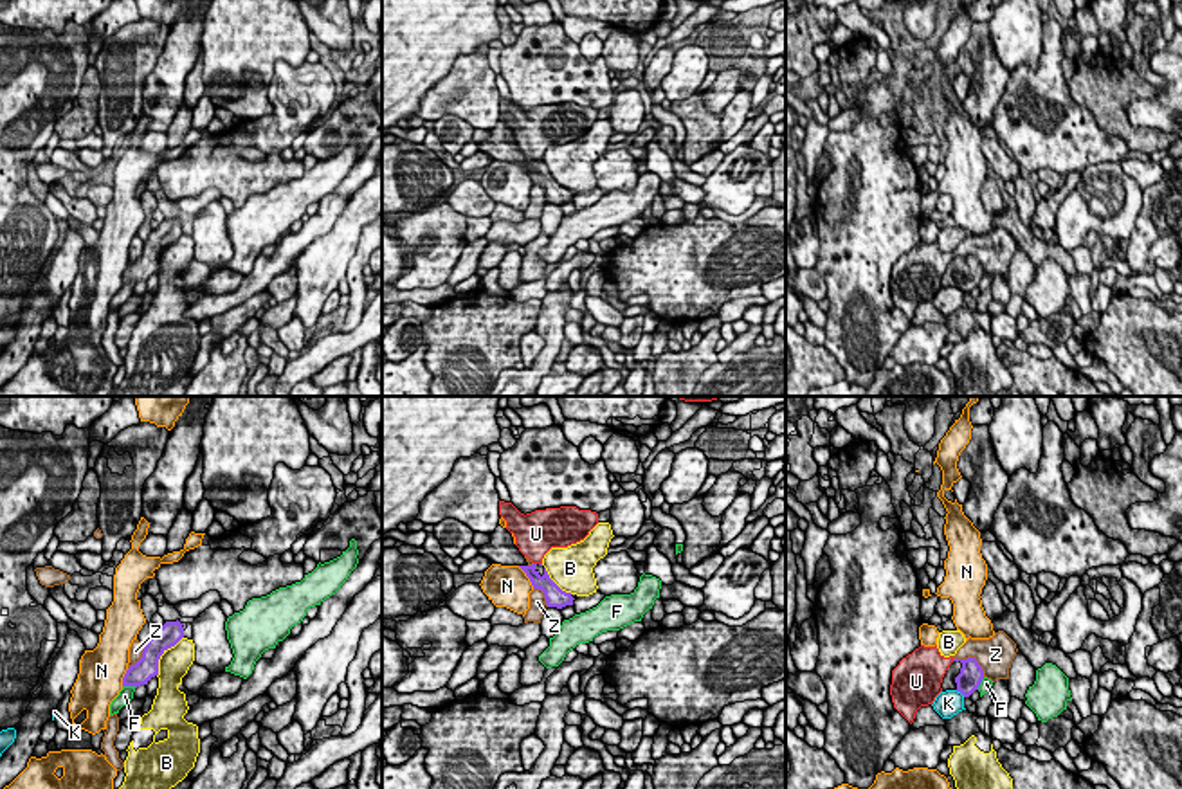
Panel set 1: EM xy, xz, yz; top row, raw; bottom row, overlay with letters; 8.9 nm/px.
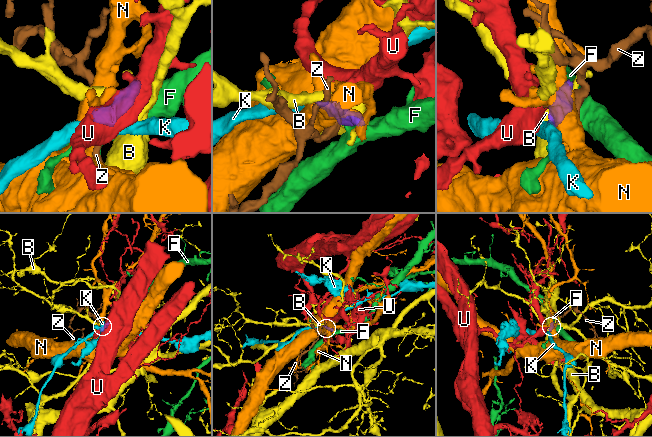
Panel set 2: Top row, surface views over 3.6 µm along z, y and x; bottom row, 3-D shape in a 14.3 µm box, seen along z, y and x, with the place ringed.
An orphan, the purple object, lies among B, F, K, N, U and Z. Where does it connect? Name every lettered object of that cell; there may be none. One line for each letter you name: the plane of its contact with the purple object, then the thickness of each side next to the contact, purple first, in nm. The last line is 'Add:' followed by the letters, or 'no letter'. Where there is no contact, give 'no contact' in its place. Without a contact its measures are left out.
Add: no letter

